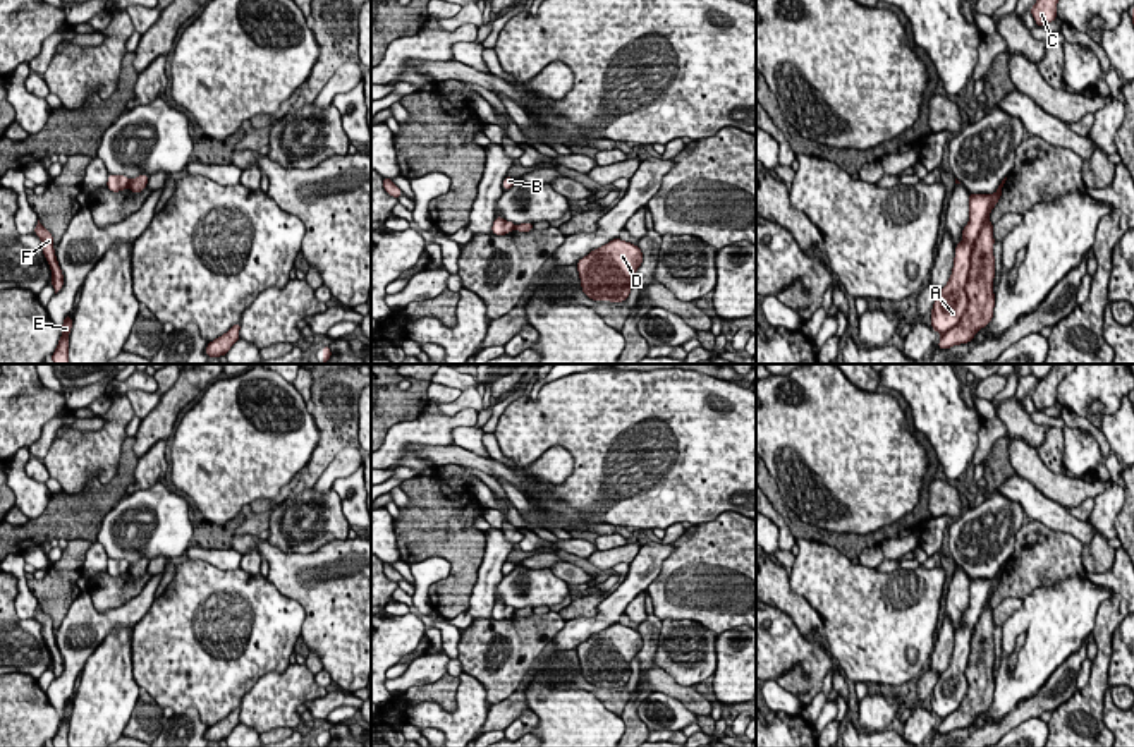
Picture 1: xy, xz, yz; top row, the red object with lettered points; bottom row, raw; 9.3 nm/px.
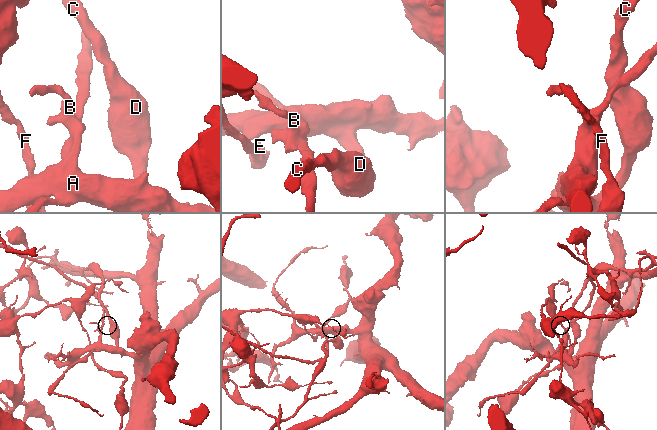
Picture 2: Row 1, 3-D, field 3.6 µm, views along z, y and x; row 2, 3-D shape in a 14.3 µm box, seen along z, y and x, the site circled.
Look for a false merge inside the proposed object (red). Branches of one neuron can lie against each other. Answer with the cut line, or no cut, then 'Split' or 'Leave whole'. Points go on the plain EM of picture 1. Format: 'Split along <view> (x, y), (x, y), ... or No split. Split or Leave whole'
Split along yz (995, 579), (971, 639), (966, 696), (942, 718). Split

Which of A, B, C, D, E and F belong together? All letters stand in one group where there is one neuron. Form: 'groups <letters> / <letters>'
groups A B / C D E F

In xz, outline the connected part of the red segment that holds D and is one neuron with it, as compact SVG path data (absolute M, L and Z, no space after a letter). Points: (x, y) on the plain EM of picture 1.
M613 623L577 646L581 671L593 685L622 687L631 678L631 661L643 647L637 630Z

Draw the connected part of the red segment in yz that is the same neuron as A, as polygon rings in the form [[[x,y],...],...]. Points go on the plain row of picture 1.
[[[969,579],[969,606],[962,615],[962,627],[955,630],[955,642],[948,668],[940,675],[931,694],[931,713],[940,718],[952,714],[967,695],[967,661],[971,639],[981,616],[995,579]]]

